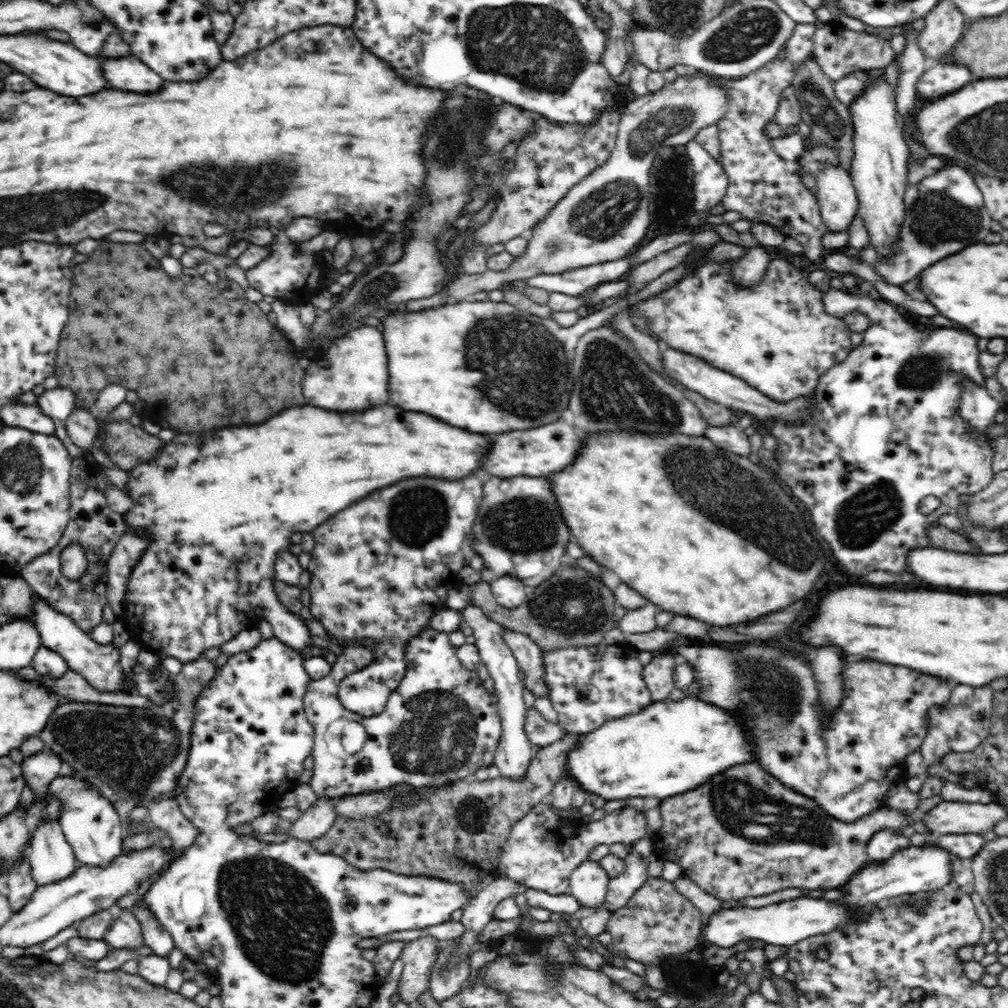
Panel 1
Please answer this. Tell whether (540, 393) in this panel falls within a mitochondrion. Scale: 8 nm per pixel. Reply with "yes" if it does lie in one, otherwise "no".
yes

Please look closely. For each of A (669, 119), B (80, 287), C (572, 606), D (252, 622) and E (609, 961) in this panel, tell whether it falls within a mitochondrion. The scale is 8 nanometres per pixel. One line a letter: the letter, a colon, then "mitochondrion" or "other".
A: mitochondrion
B: other
C: mitochondrion
D: other
E: other

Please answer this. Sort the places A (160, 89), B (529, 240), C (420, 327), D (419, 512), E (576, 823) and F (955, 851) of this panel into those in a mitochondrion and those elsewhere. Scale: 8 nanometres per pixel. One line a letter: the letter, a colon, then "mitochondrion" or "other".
A: other
B: other
C: other
D: mitochondrion
E: other
F: other

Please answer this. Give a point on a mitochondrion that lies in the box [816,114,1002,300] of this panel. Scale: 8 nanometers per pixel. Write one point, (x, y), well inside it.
(941, 216)

